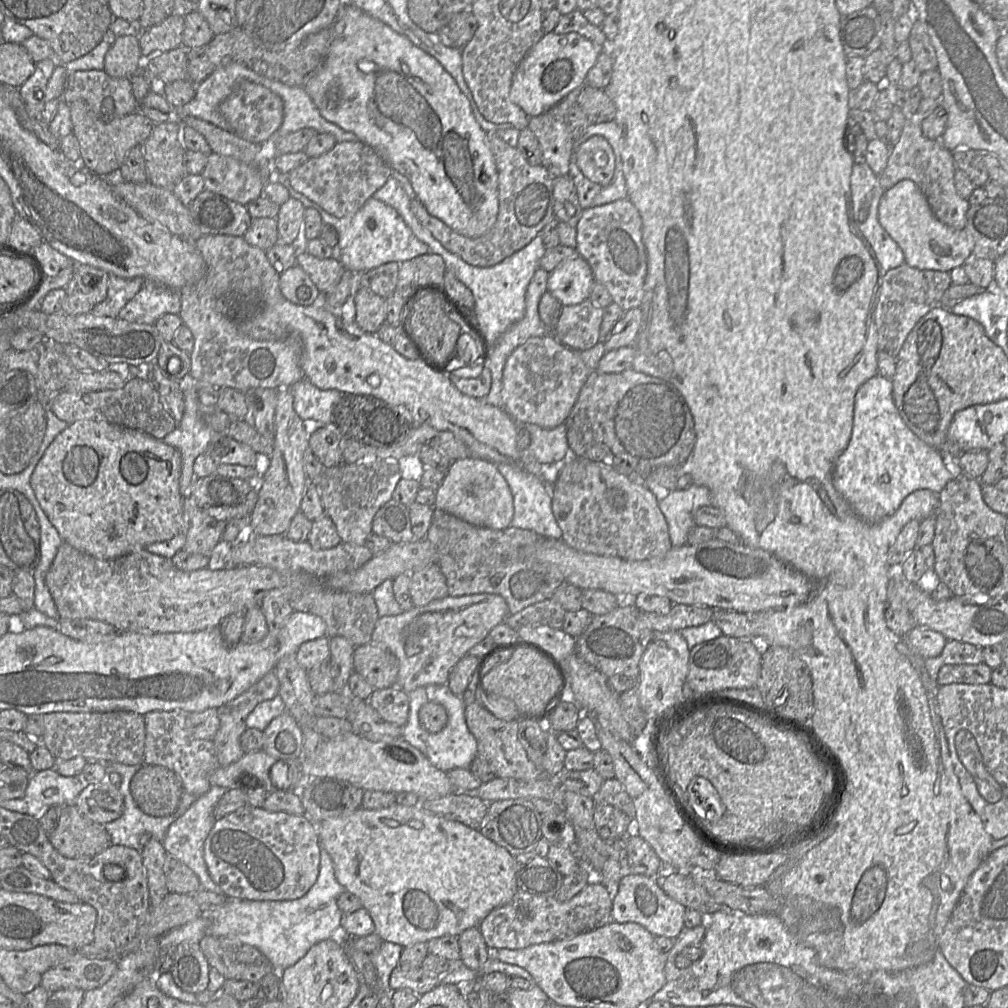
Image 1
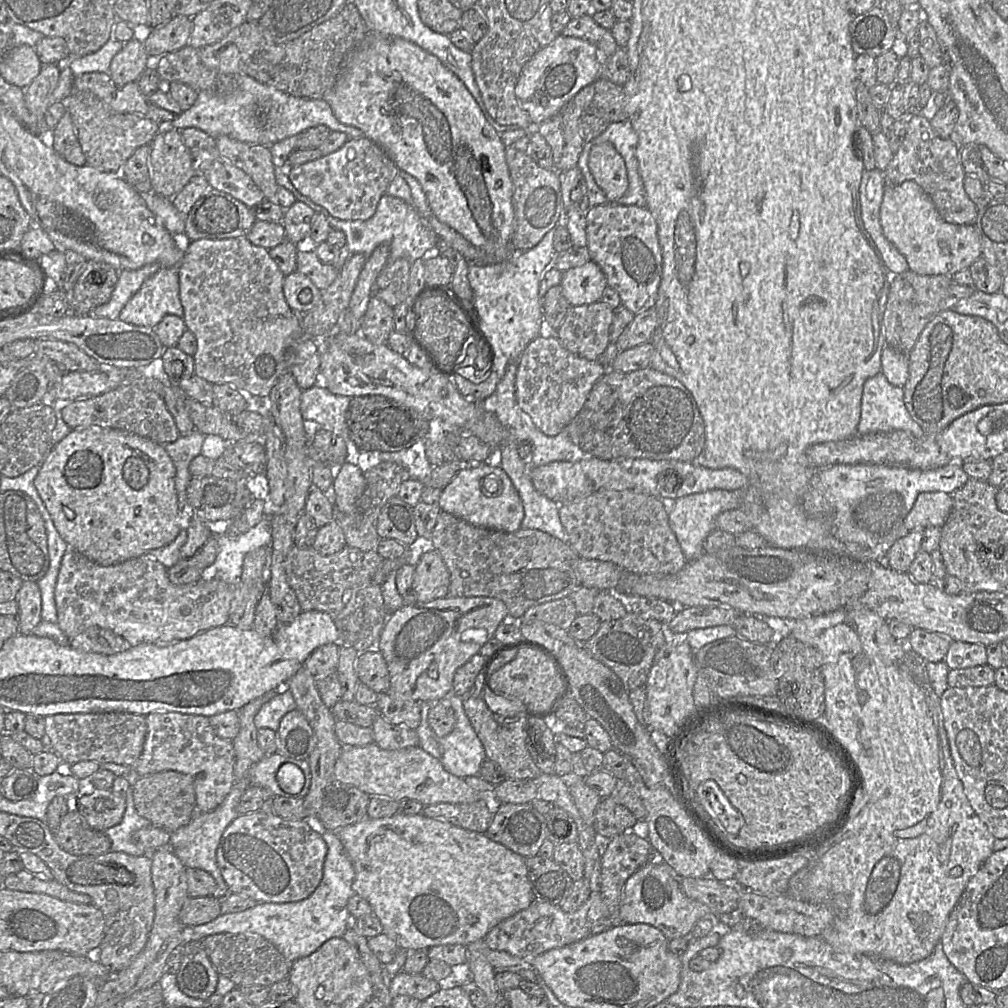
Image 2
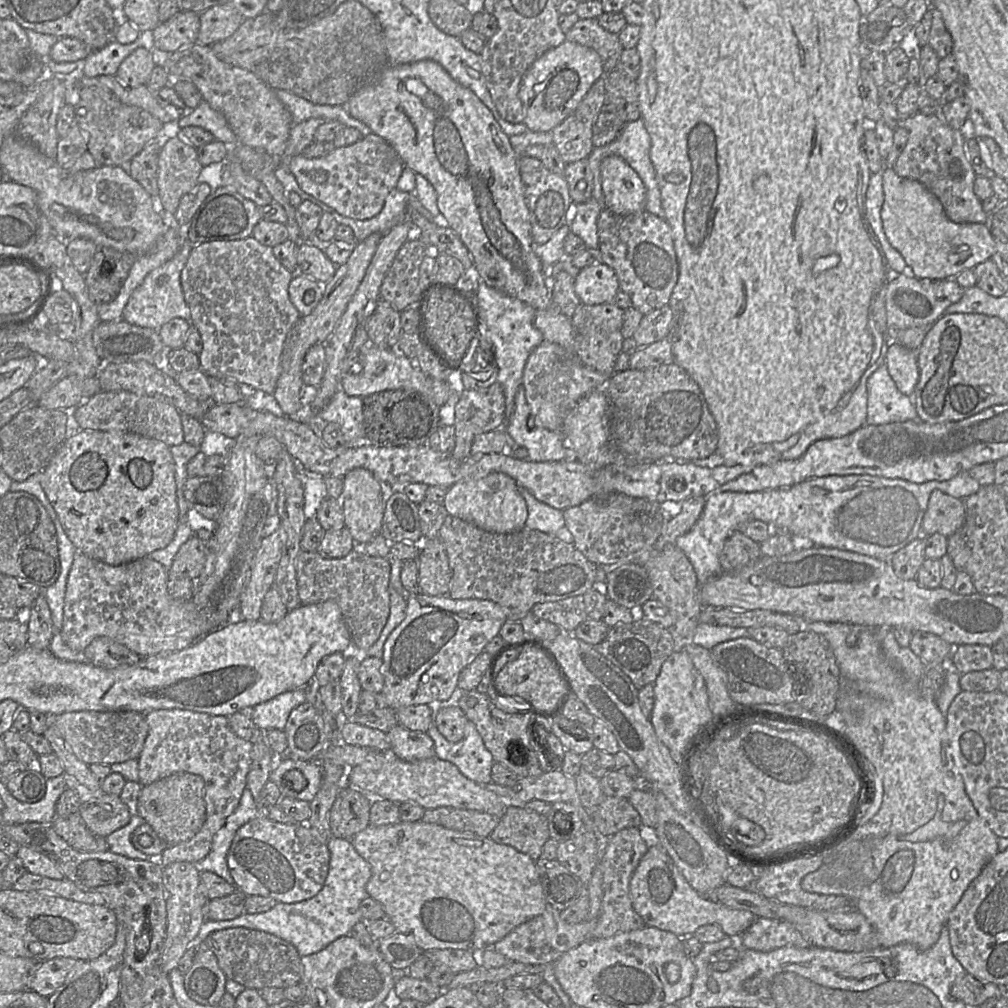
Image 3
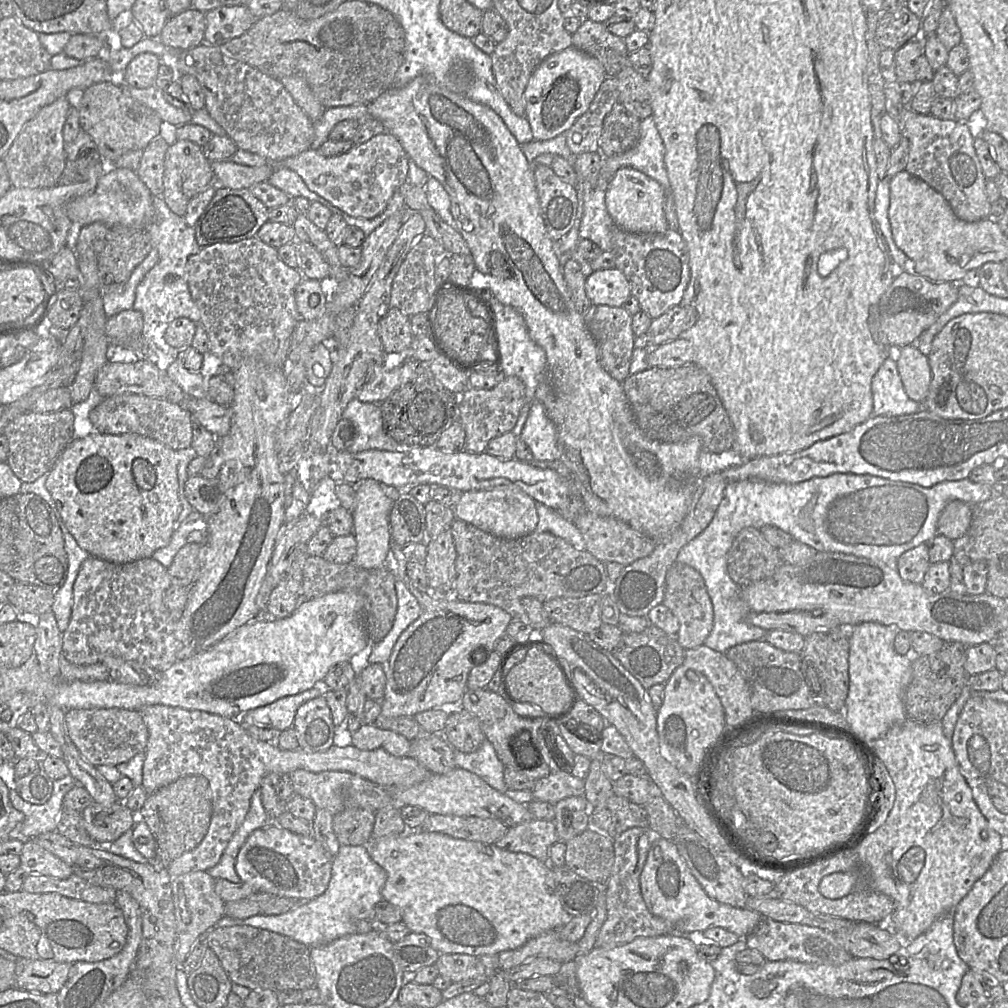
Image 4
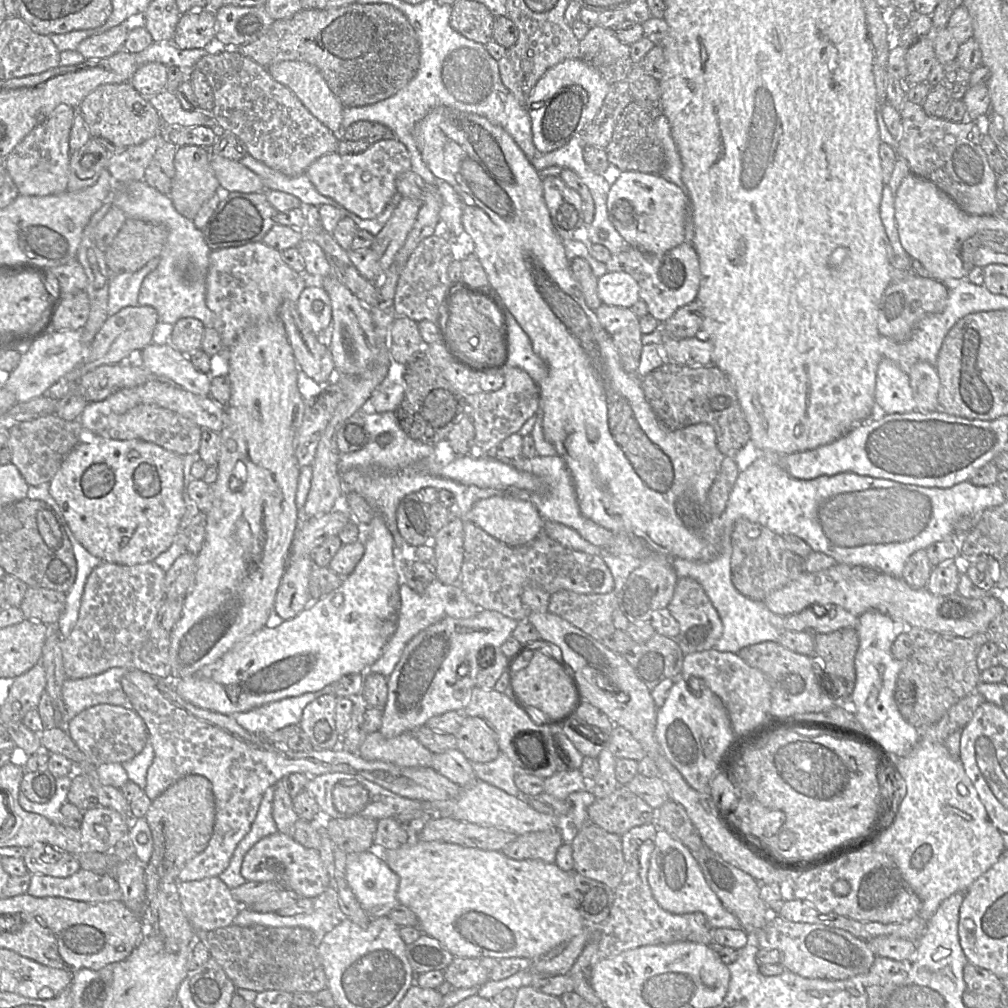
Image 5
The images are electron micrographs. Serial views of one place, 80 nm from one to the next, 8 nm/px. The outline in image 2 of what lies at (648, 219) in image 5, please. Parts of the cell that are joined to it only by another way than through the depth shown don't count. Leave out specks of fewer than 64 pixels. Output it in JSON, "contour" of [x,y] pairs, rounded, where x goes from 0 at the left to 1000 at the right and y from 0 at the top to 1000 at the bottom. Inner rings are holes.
{"contour":[[[606,142],[588,145],[583,165],[603,200],[611,200],[621,191],[624,185],[621,162]]]}

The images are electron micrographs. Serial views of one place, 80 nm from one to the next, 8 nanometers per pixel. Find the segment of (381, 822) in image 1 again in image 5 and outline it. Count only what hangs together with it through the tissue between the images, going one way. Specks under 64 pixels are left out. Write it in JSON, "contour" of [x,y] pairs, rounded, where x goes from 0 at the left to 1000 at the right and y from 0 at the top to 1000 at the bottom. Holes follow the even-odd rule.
{"contour":[[[409,830],[409,833],[394,842],[375,844],[378,852],[396,870],[394,892],[397,897],[407,901],[415,910],[417,923],[426,929],[433,931],[450,949],[479,950],[487,949],[494,952],[507,949],[519,949],[531,952],[552,938],[563,934],[576,926],[581,919],[579,911],[574,904],[574,886],[571,882],[566,865],[556,862],[551,856],[543,856],[538,853],[521,852],[511,853],[503,850],[497,844],[478,843],[475,841],[459,840],[454,837],[418,834]]]}

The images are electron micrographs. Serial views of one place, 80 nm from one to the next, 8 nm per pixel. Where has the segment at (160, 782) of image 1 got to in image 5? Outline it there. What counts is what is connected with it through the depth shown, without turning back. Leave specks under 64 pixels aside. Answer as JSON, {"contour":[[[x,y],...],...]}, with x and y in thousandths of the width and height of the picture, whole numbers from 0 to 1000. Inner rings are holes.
{"contour":[[[196,768],[185,769],[172,777],[155,793],[144,809],[152,830],[152,843],[144,858],[146,894],[150,893],[159,877],[178,875],[181,861],[205,839],[213,815],[213,792],[209,776]]]}

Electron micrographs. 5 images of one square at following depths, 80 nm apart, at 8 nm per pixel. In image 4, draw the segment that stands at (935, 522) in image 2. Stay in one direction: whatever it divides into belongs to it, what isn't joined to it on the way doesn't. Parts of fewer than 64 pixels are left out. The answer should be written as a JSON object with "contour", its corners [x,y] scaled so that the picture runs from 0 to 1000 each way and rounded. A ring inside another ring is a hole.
{"contour":[[[946,496],[935,506],[931,518],[931,530],[940,533],[944,537],[954,533],[962,523],[964,516],[964,502],[957,498]]]}

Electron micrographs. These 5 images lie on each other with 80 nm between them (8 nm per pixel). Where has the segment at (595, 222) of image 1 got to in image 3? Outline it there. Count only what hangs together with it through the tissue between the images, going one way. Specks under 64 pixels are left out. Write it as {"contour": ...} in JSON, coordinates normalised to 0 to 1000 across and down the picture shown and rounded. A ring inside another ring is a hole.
{"contour":[[[600,205],[595,210],[592,225],[598,262],[609,268],[614,287],[625,294],[627,305],[640,313],[663,303],[673,278],[674,262],[662,219],[642,208],[614,213]]]}

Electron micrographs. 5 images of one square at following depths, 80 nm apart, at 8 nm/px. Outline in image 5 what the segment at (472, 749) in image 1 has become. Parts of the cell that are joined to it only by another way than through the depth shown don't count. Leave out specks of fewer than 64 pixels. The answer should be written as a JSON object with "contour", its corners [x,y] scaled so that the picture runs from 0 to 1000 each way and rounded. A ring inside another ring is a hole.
{"contour":[[[497,745],[494,751],[486,756],[467,756],[467,759],[474,773],[515,793],[520,793],[520,788],[513,782],[510,776],[512,762],[509,756]]]}

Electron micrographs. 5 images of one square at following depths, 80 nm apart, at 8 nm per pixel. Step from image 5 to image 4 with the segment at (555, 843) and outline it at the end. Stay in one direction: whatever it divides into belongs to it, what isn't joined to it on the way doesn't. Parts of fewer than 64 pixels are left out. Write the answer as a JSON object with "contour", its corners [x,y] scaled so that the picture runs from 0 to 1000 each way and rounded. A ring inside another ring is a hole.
{"contour":[[[530,812],[524,815],[505,820],[502,828],[491,837],[506,845],[523,846],[537,854],[545,854],[545,842],[554,833],[549,814]]]}

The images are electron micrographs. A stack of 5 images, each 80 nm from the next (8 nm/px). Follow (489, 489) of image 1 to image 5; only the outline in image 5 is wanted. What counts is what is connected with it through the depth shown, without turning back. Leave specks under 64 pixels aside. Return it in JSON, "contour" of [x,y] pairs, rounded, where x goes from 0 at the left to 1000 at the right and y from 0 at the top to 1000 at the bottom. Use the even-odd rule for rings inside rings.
{"contour":[[[492,491],[473,497],[467,504],[464,515],[481,528],[505,542],[517,542],[539,529],[540,515],[525,497],[507,492]]]}

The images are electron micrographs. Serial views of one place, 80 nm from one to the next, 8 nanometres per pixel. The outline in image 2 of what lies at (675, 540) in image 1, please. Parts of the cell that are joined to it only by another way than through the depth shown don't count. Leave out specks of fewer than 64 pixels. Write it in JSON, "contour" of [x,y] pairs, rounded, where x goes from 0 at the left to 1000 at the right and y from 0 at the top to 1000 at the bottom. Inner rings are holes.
{"contour":[[[703,486],[665,497],[663,501],[664,520],[682,557],[689,556],[698,549],[698,536],[704,528],[710,525],[711,512],[721,506],[734,505],[736,496],[737,486]]]}

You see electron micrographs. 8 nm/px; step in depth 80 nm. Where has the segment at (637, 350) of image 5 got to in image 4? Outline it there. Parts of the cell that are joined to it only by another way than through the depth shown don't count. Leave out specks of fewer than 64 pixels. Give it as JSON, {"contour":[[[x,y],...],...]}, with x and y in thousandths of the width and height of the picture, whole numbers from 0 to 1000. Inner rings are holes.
{"contour":[[[589,302],[577,313],[580,323],[591,340],[595,361],[609,376],[617,379],[625,372],[625,360],[630,346],[627,313],[617,304]]]}

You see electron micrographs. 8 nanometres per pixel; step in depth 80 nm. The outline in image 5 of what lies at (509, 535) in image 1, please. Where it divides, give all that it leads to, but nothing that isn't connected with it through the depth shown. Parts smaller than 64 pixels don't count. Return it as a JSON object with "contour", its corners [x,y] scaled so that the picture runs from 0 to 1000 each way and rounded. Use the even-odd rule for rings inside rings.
{"contour":[[[466,516],[459,517],[460,526],[460,555],[457,563],[455,580],[463,593],[476,603],[492,606],[502,612],[515,616],[522,616],[524,605],[519,600],[517,588],[522,580],[530,580],[546,590],[555,585],[564,585],[577,589],[601,589],[609,584],[609,574],[597,552],[583,550],[559,542],[541,529],[517,542],[505,542]]]}

